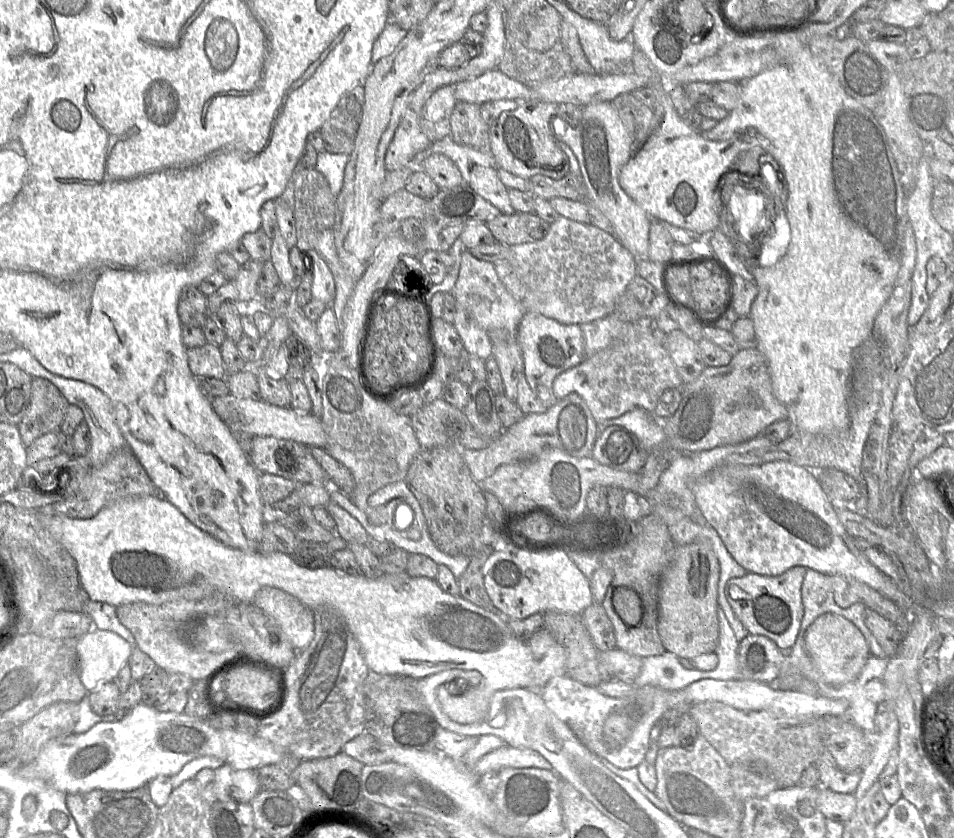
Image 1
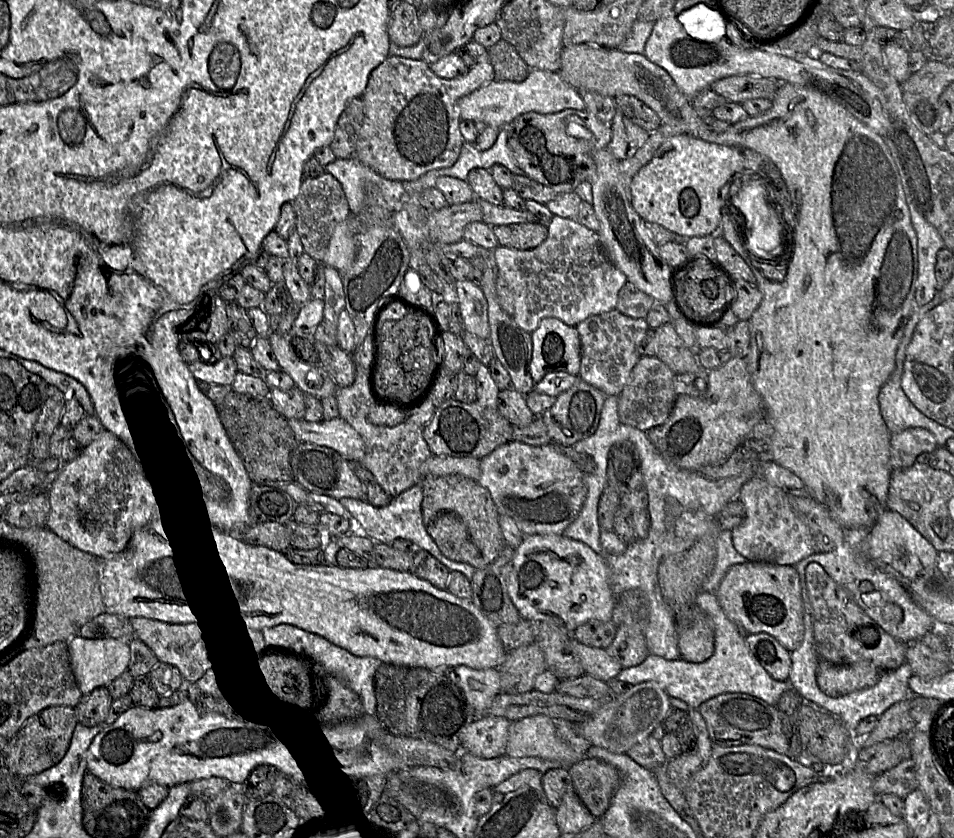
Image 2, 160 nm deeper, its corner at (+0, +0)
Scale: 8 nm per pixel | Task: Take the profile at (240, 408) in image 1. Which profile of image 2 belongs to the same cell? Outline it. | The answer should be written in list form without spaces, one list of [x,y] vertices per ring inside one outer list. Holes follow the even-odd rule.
[[[340,417],[320,422],[288,419],[288,424],[299,443],[328,447],[351,463],[360,463],[365,456],[362,437]]]

